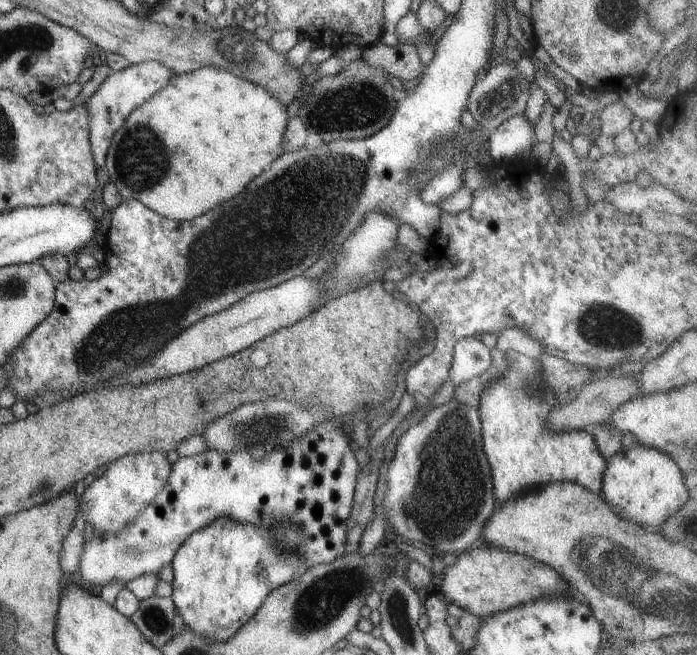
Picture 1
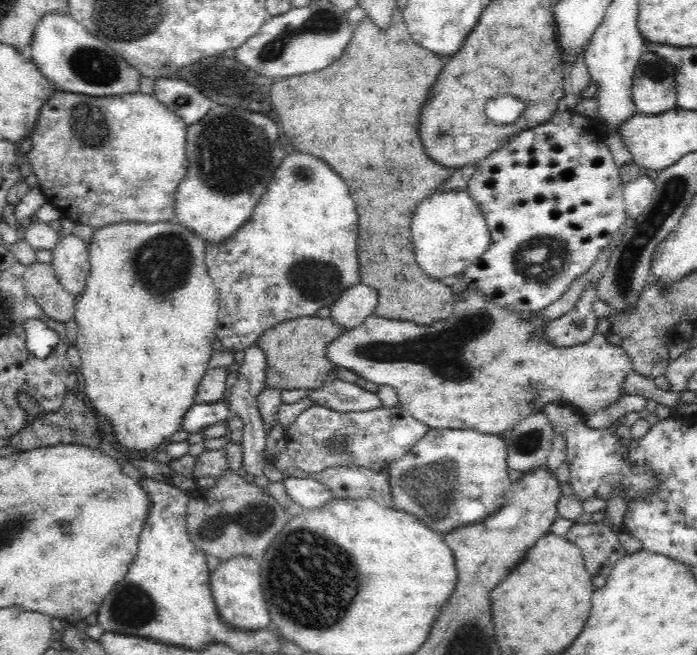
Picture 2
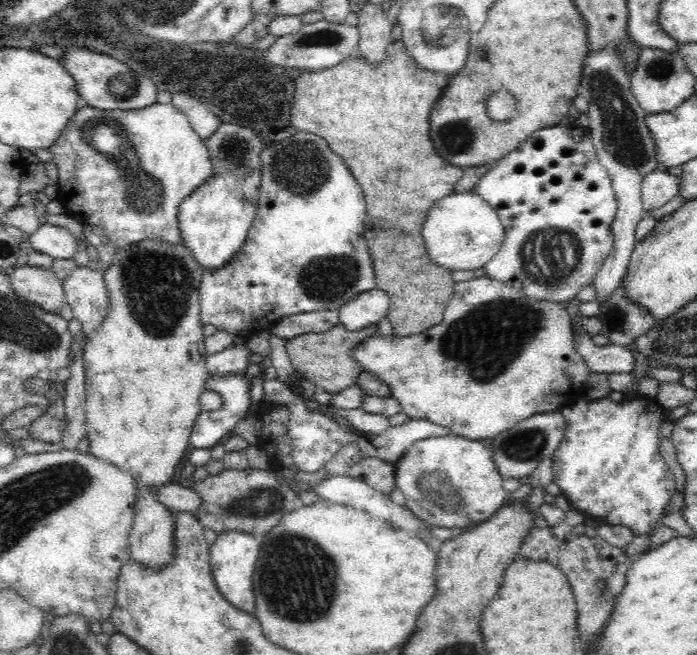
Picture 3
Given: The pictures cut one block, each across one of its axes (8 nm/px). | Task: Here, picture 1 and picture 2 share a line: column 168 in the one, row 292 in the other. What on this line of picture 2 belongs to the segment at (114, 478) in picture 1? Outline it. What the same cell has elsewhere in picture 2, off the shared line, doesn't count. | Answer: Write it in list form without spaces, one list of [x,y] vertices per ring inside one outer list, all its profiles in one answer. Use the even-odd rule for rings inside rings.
[[[466,286],[462,293],[462,297],[455,300],[453,314],[446,320],[434,322],[431,326],[418,326],[412,321],[390,320],[376,315],[367,316],[364,322],[354,329],[348,329],[342,336],[338,336],[334,342],[330,342],[326,346],[326,356],[335,367],[348,369],[365,378],[368,382],[373,382],[378,386],[380,384],[388,384],[393,386],[397,392],[398,405],[404,408],[412,417],[418,419],[428,426],[429,429],[474,429],[481,433],[502,434],[506,430],[512,430],[524,418],[542,412],[542,408],[550,402],[560,401],[575,411],[578,411],[582,417],[590,417],[600,410],[612,407],[618,403],[624,396],[622,393],[622,384],[626,380],[626,376],[632,372],[631,360],[628,353],[619,346],[608,344],[605,335],[595,335],[588,342],[567,347],[558,348],[550,345],[544,339],[544,326],[548,322],[545,319],[536,319],[528,321],[527,316],[532,315],[528,311],[506,311],[494,303],[486,301],[478,291],[474,291],[472,287]]]

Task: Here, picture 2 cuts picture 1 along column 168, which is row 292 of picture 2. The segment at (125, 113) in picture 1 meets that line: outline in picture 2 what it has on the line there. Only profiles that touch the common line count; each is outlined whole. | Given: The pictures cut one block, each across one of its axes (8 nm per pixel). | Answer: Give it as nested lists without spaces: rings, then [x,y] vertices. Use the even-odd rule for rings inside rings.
[[[73,233],[60,236],[52,249],[51,266],[62,287],[73,296],[82,294],[90,274],[87,243]]]

